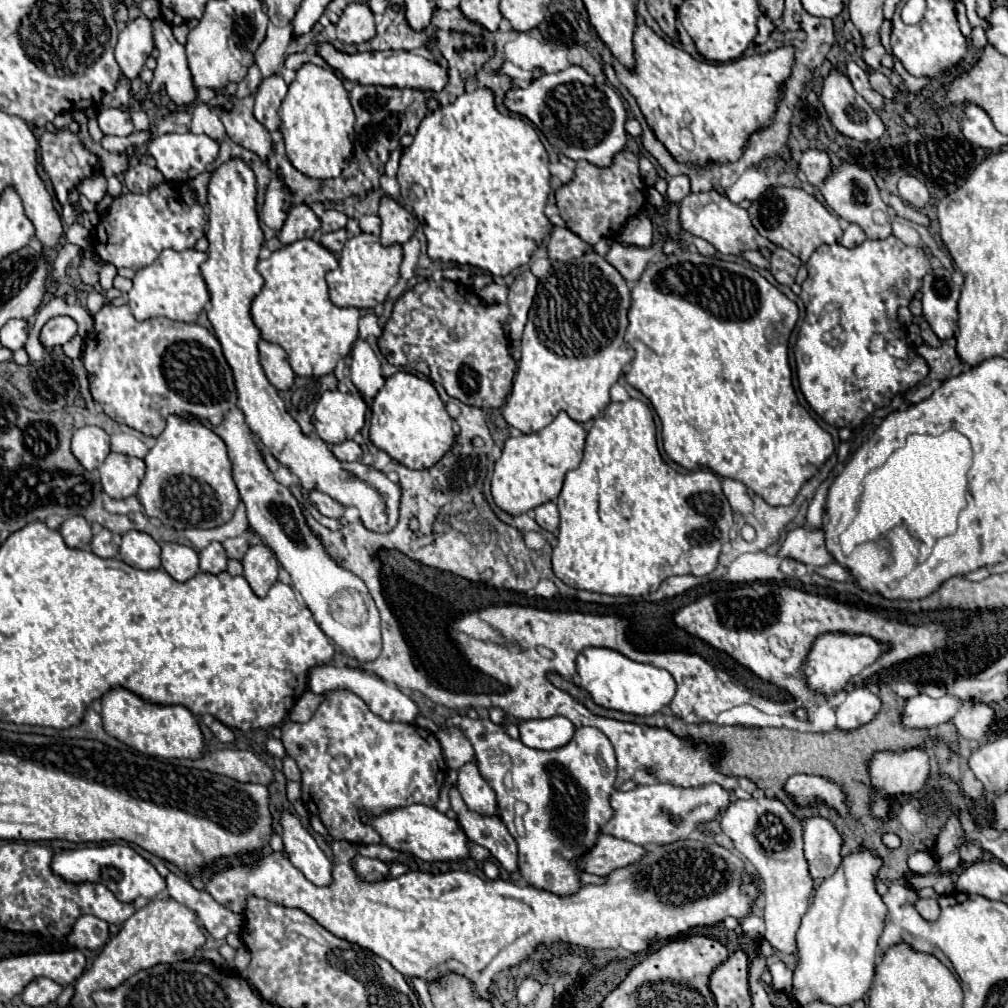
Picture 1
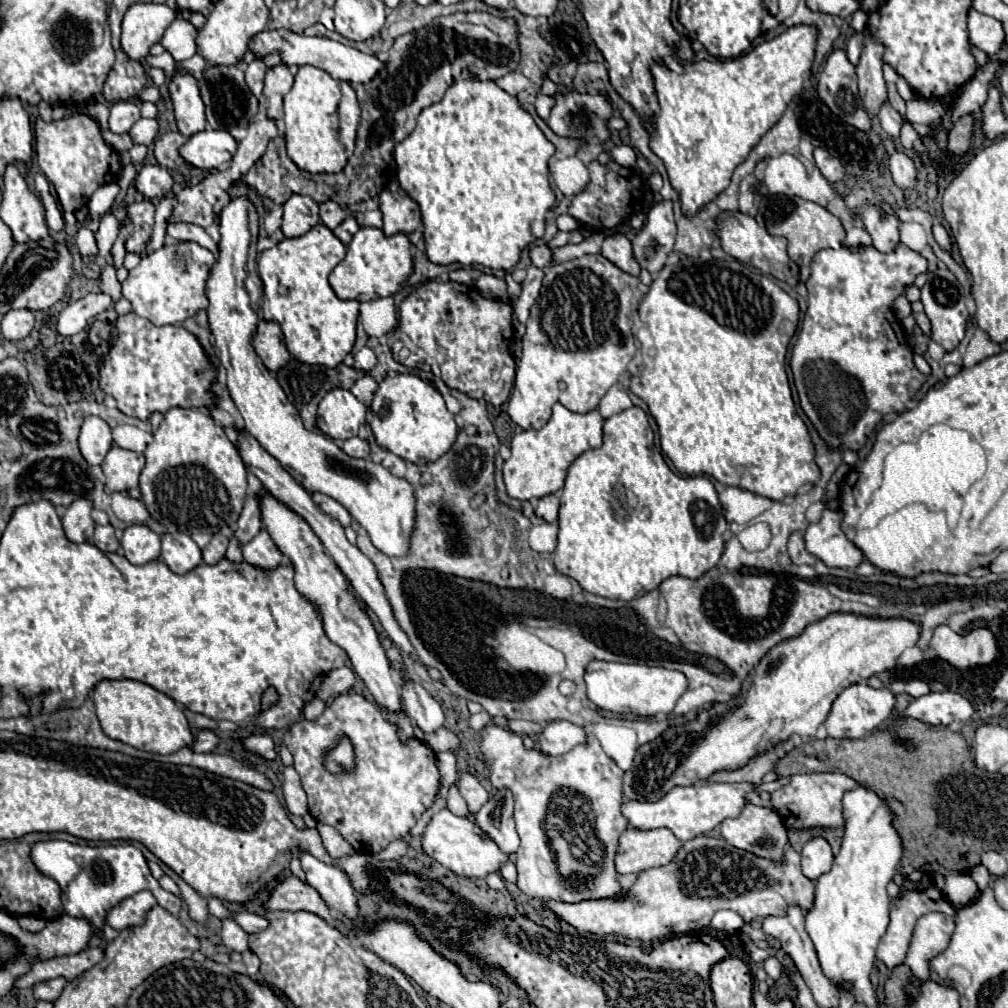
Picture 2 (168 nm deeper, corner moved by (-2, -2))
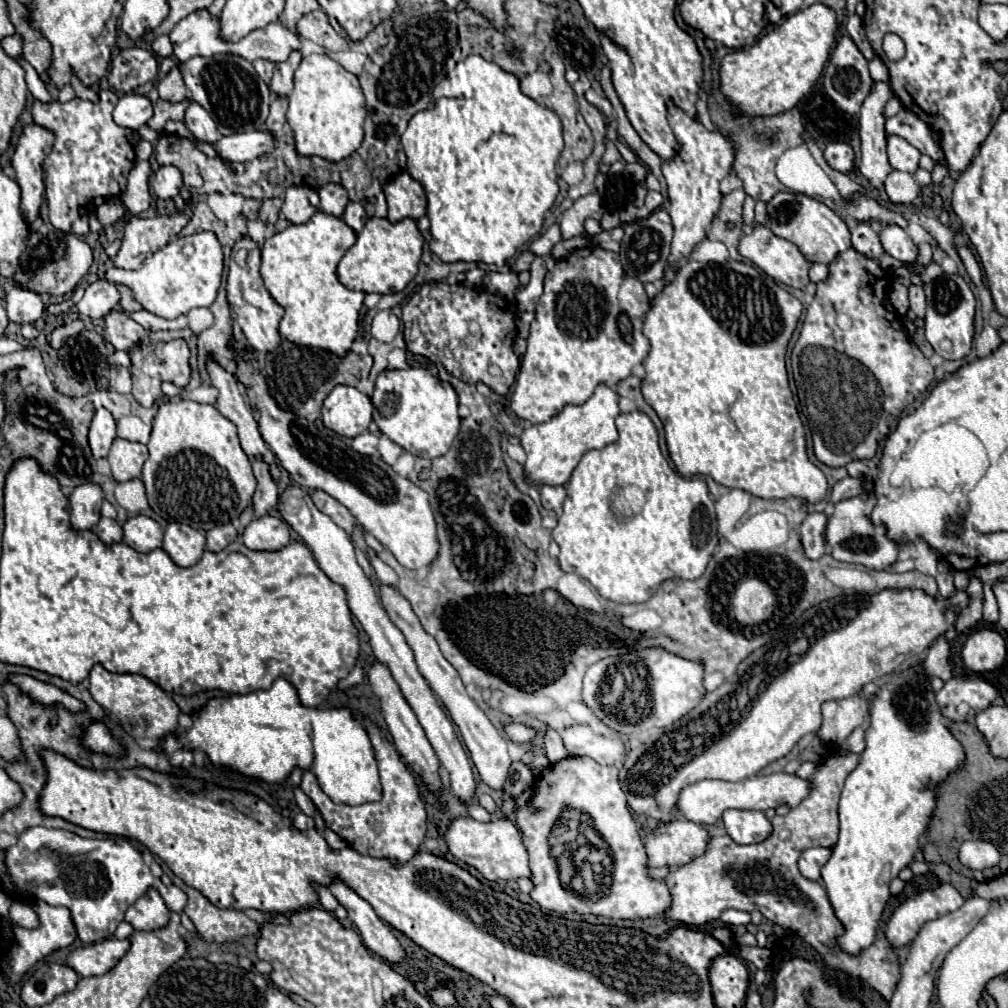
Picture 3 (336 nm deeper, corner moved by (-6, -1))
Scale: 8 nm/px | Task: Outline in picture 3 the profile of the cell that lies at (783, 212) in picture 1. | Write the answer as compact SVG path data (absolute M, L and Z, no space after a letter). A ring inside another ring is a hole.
M776 193L768 201L768 217L770 217L770 229L774 235L792 241L800 247L804 257L812 263L830 263L836 259L840 251L846 251L852 247L850 243L850 231L846 229L844 221L824 203L798 193Z

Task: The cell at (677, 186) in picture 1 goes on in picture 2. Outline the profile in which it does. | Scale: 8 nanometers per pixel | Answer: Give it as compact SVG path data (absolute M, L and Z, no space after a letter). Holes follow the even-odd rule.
M660 200L648 212L648 222L644 224L644 228L632 238L634 258L640 262L642 268L656 276L674 246L674 238L676 220L672 200Z

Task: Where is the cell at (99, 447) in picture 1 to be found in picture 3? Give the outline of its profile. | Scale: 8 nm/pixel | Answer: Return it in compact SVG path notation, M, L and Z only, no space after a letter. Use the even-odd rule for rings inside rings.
M104 407L96 409L96 415L92 419L90 433L88 433L88 441L94 457L96 459L106 457L114 439L116 439L116 421L112 413Z

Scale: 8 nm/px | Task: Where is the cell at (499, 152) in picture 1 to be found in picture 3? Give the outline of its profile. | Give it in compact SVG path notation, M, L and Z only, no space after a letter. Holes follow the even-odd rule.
M470 55L464 61L456 63L456 67L444 77L444 81L440 81L432 93L432 107L418 111L410 121L408 121L408 129L404 131L404 135L400 137L404 153L408 157L408 173L412 177L416 177L424 189L426 189L426 197L428 197L428 219L430 219L430 233L432 233L432 241L430 241L430 249L434 251L434 255L440 257L440 261L444 263L454 263L454 261L466 261L466 263L492 263L492 265L504 265L508 259L512 259L516 255L516 251L530 241L534 235L540 233L542 229L542 221L544 221L544 213L554 205L554 199L558 195L558 175L556 175L556 163L560 159L560 153L564 149L564 139L562 139L562 123L560 117L550 111L544 105L538 105L534 99L526 97L520 91L520 81L514 73L506 73L502 71L496 63L486 61L480 55Z

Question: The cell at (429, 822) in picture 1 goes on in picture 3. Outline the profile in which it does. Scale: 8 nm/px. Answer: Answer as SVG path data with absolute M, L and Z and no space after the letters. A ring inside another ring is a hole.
M460 817L460 819L452 821L450 829L446 831L446 843L448 843L450 853L458 861L476 867L488 881L530 877L528 853L522 843L520 831L518 831L514 819L510 819L510 817L500 817L490 823L478 823L472 817Z

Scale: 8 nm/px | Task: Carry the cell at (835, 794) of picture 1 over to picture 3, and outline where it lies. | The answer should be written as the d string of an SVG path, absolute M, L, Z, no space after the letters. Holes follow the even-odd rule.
M840 749L832 753L820 769L810 777L812 791L810 795L786 815L776 815L772 819L772 835L764 843L738 845L728 835L710 837L708 849L702 857L682 865L678 871L672 871L664 881L672 893L672 905L666 911L666 917L680 921L684 925L704 925L714 921L726 909L738 909L752 913L758 911L772 923L790 927L804 941L808 941L824 959L824 963L834 969L848 973L854 979L864 981L876 989L886 1001L890 1001L898 979L900 979L900 961L894 947L888 943L882 929L874 939L872 947L860 951L860 955L844 955L836 947L836 935L842 935L844 927L836 919L832 905L824 887L816 881L810 881L800 875L796 861L808 847L834 847L838 839L838 799L840 785L848 773L856 767L858 755Z

